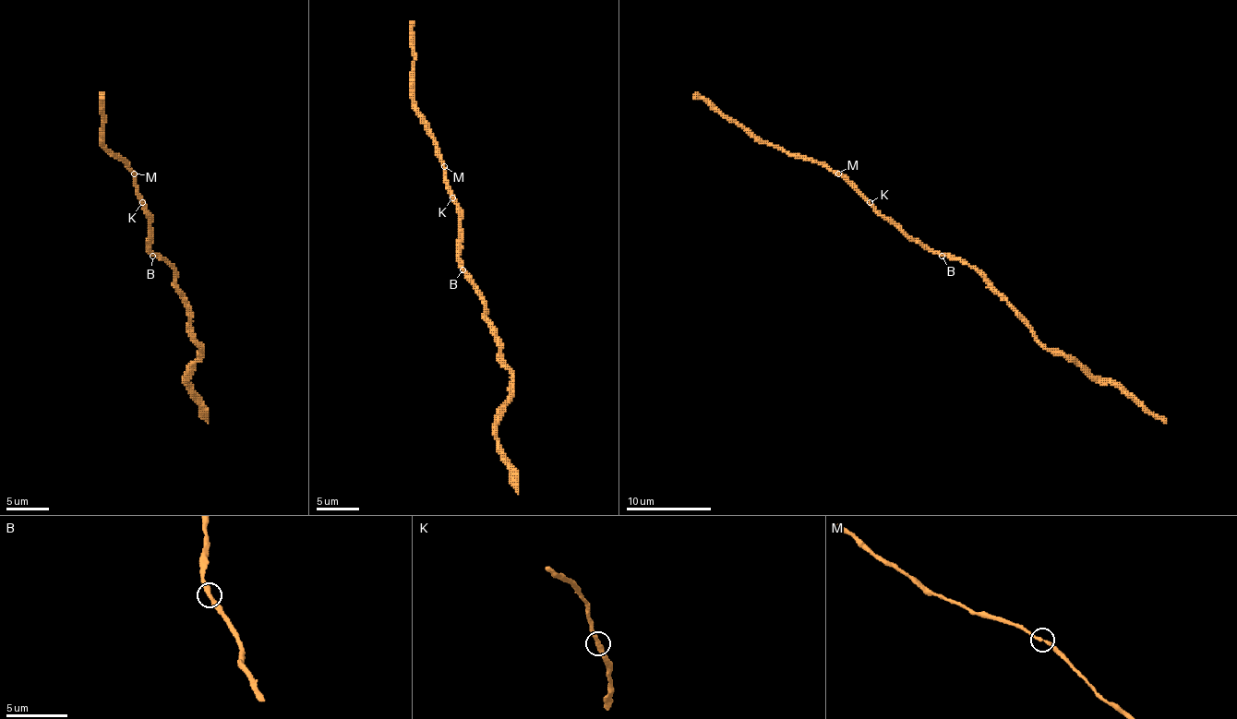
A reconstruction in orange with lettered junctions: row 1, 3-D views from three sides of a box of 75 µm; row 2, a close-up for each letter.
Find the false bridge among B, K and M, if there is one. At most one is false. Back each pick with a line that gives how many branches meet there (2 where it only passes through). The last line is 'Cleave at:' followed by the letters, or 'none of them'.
Cleave at: none of them

